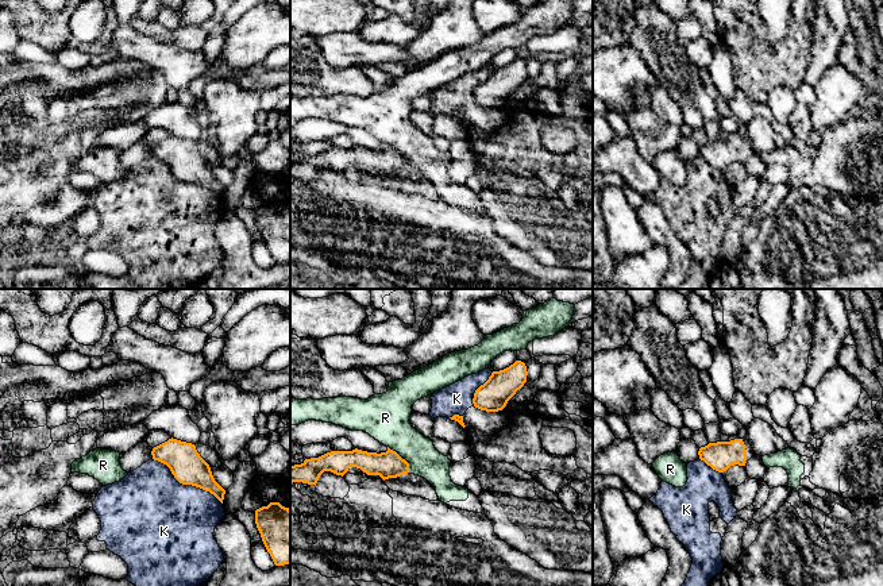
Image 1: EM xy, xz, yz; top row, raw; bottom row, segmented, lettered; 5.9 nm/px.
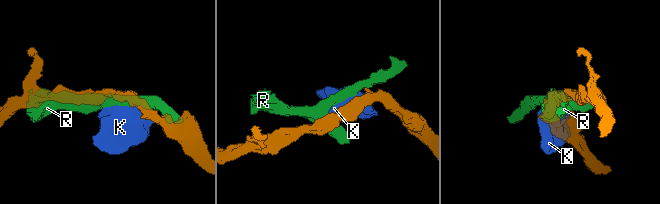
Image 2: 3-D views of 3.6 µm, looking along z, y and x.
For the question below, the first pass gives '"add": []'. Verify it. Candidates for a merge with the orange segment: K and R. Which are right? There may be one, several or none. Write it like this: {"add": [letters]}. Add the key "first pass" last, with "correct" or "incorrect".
{"add": [], "first pass": "correct"}

